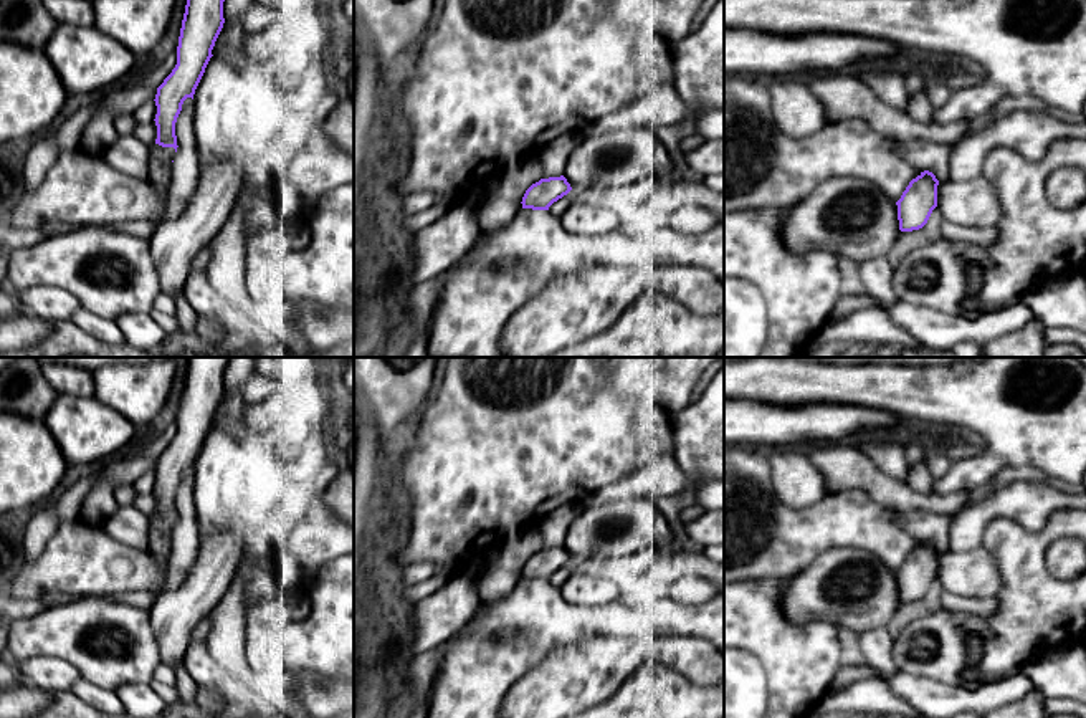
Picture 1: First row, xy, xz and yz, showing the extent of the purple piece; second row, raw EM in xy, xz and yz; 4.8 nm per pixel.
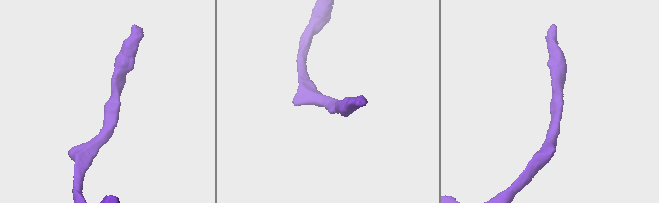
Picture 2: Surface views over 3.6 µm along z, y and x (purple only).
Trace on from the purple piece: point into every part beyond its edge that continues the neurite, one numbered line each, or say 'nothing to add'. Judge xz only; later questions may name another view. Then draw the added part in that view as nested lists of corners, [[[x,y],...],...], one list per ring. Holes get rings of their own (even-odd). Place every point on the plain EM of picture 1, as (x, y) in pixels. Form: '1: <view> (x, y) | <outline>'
nothing to add

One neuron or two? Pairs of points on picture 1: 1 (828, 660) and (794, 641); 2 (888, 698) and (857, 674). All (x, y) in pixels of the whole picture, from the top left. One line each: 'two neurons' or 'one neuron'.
1: one neuron
2: two neurons

